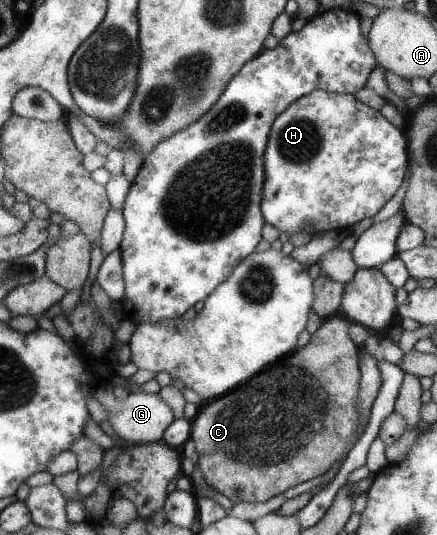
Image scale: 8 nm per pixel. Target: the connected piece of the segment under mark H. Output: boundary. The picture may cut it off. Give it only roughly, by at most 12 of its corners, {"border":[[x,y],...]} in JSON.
{"border":[[322,89],[272,124],[264,220],[310,235],[378,214],[406,138]]}

